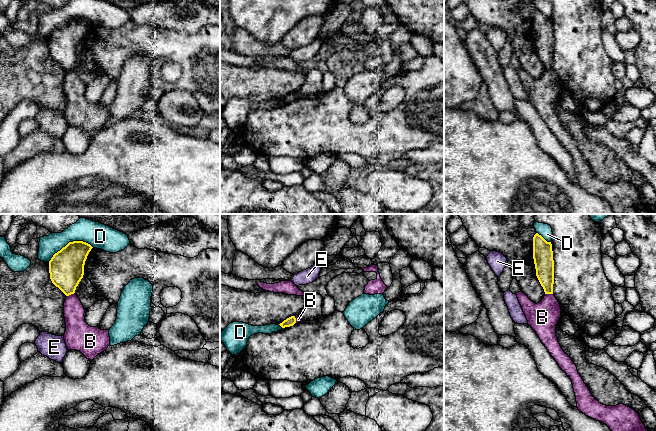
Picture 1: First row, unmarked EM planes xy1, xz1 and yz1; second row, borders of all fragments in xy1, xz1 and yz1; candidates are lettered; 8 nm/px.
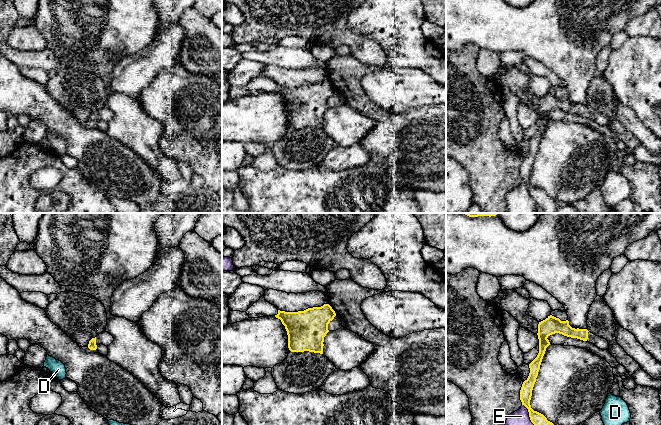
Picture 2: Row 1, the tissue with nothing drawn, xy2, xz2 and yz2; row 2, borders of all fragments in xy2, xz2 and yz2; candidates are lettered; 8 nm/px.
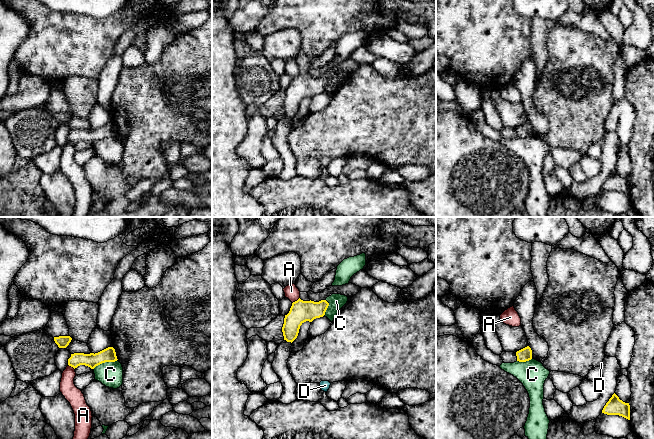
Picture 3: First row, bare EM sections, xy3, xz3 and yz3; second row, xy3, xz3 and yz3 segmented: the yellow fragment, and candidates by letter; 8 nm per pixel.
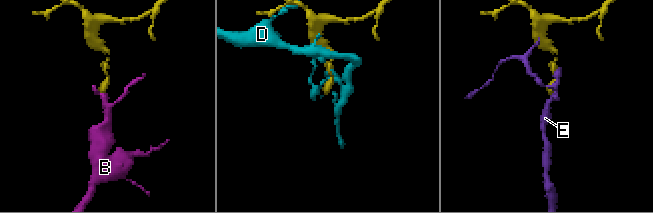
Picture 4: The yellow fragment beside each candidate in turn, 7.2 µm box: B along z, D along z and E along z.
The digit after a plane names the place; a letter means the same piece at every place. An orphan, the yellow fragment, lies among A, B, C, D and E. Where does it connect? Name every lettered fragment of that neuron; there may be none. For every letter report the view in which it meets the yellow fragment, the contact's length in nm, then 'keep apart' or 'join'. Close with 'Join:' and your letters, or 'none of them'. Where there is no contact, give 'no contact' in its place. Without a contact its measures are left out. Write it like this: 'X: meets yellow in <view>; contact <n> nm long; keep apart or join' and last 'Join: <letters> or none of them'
A: meets yellow in xz3; contact 80 nm long; keep apart
B: meets yellow in xy1; contact 80 nm long; keep apart
C: meets yellow in xy3; contact 200 nm long; keep apart
D: meets yellow in xy1; contact 380 nm long; keep apart
E: meets yellow in yz2; contact 190 nm long; keep apart
Join: none of them

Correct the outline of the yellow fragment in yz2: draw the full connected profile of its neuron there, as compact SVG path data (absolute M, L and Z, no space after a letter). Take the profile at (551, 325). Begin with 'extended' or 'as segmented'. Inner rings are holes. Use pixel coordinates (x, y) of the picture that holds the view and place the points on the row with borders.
extended | M552 315L538 324L538 339L539 339L539 353L537 357L529 364L530 373L528 378L523 382L520 390L520 400L529 412L529 417L534 425L554 425L548 421L547 418L531 408L530 400L532 390L538 376L540 365L545 354L546 348L550 345L547 339L550 335L559 333L567 337L577 338L583 341L588 341L602 350L608 350L609 343L606 339L596 336L587 329L575 329L569 325L569 321L561 321Z

